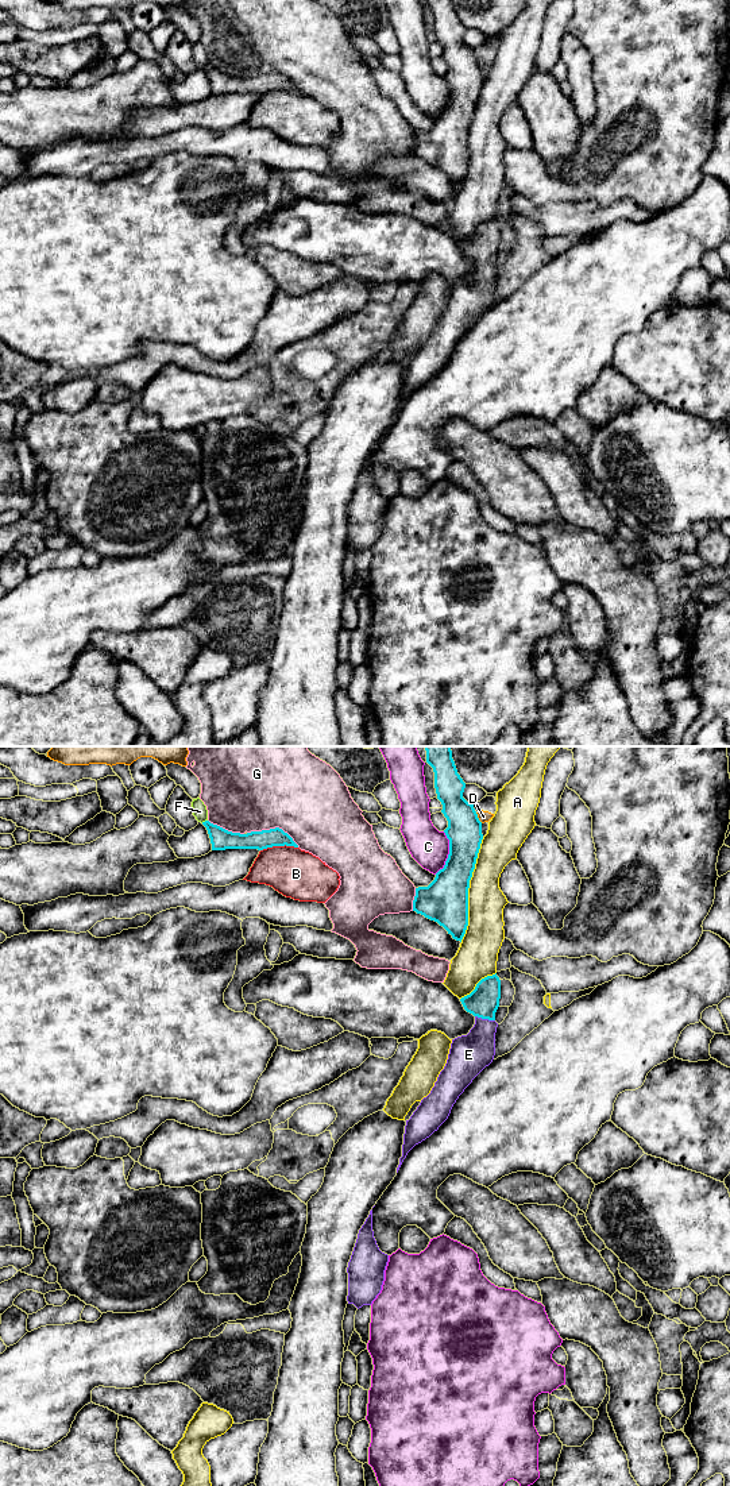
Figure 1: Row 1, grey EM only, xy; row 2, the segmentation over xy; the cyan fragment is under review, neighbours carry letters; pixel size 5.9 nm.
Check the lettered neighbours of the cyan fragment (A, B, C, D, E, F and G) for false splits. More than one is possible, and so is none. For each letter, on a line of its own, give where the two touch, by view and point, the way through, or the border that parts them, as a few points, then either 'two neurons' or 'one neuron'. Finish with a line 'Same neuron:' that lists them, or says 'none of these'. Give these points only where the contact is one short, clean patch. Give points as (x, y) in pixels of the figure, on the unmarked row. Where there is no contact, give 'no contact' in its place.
A: xy (467, 134) | two neurons
B: xy (278, 89) | two neurons
C: xy (450, 97) | two neurons
D: xy (478, 62) | two neurons
E: xy (485, 262) | across xy (483, 246), (485, 262), (481, 285), (468, 298) | one neuron
F: xy (205, 65) | along xy (207, 64), (201, 66) | two neurons
G: xy (274, 73) | two neurons
Same neuron: E

